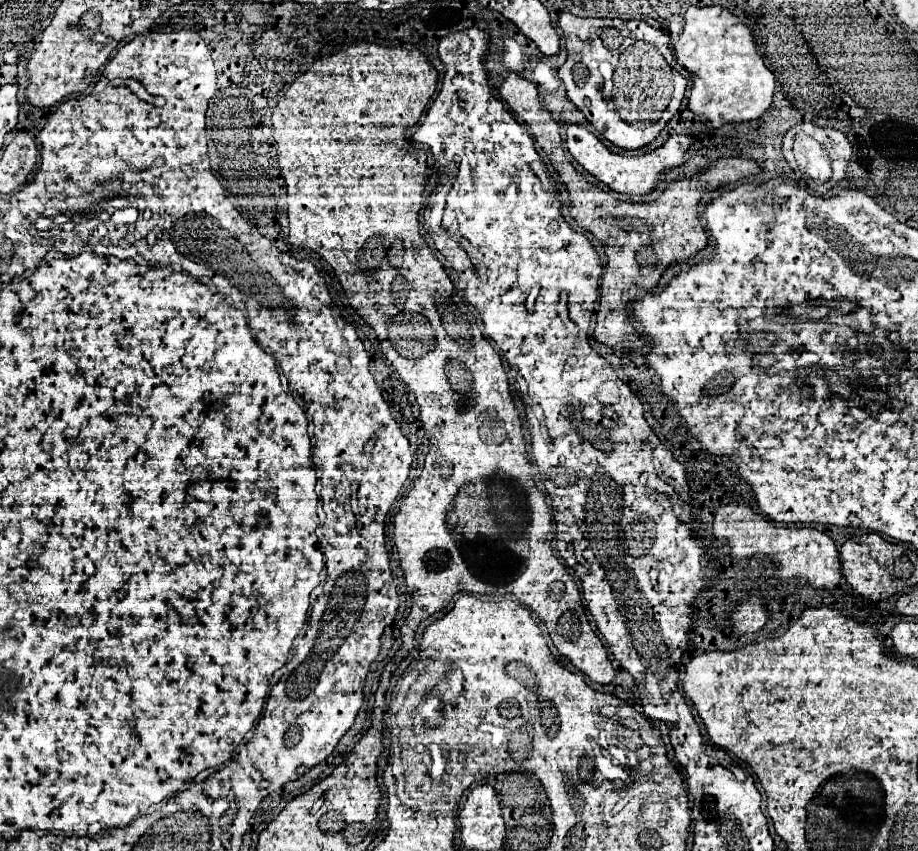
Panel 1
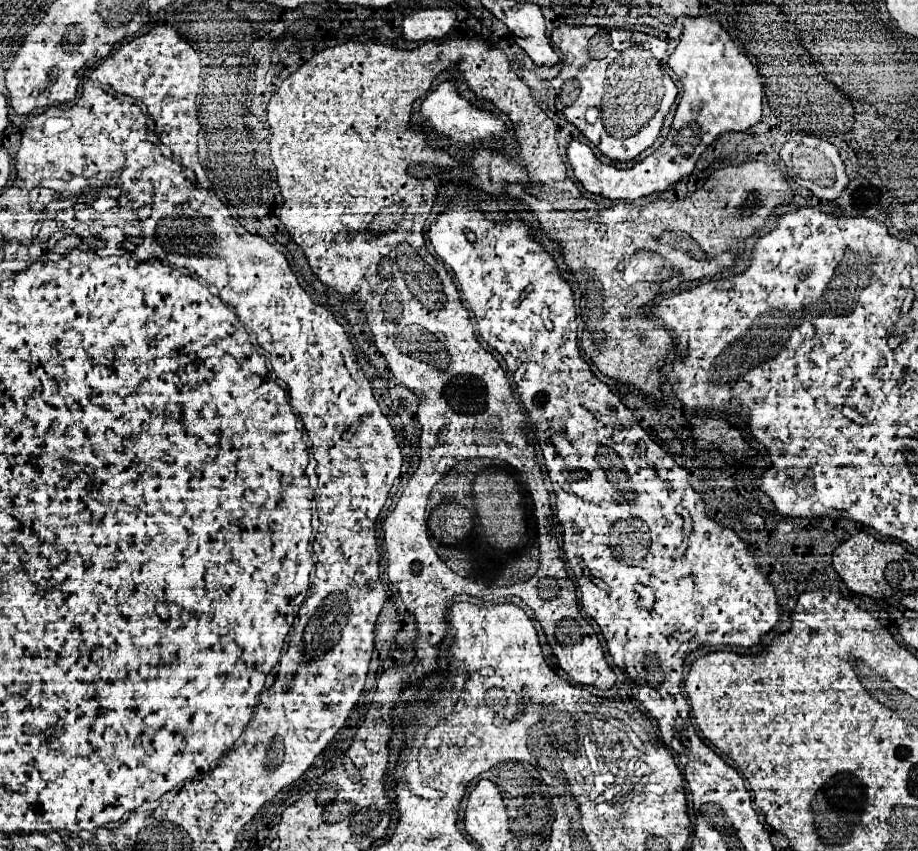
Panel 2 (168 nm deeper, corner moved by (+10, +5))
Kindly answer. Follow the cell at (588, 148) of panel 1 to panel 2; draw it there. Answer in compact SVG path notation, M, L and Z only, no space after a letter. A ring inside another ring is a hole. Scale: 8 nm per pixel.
M685 17L679 45L667 64L683 83L681 101L675 111L673 127L665 143L655 153L627 169L619 169L599 161L593 149L583 141L573 139L569 143L567 159L575 171L575 177L589 193L633 201L657 191L669 191L681 177L693 171L697 159L717 135L725 131L747 131L761 119L763 85L759 73L737 49L731 35L719 21L709 17Z

